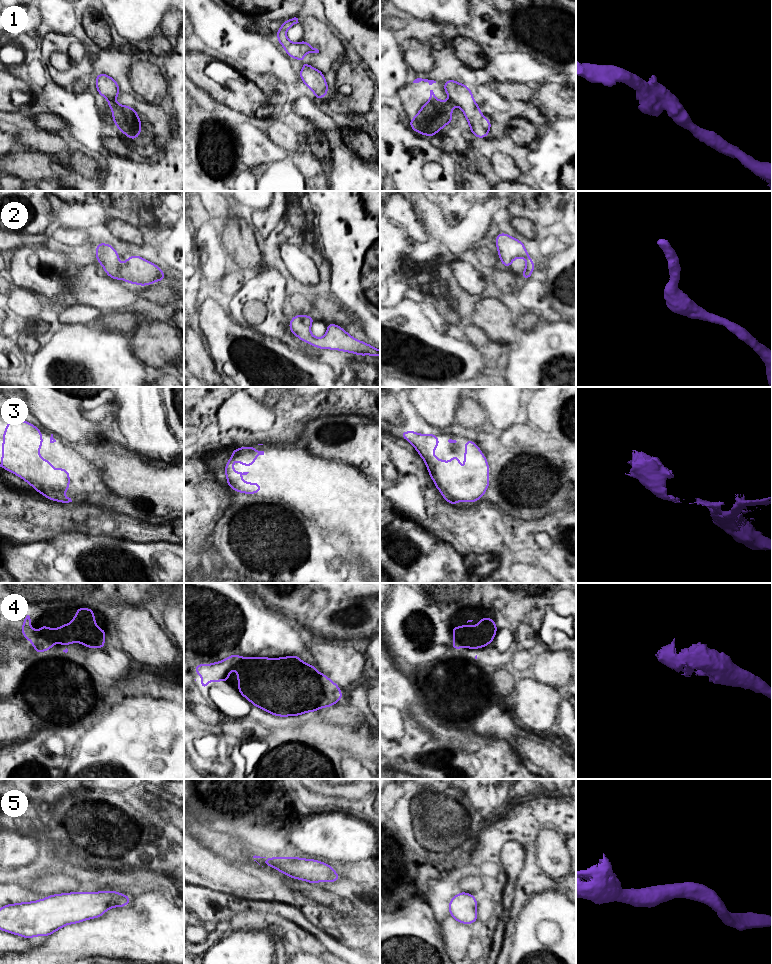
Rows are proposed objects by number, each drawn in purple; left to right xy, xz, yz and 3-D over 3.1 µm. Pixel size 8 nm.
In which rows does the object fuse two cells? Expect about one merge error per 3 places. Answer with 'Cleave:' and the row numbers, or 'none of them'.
Cleave: 1

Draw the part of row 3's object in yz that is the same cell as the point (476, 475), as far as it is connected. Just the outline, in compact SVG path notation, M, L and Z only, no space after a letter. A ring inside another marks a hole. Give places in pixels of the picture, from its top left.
M401 431L400 437L408 440L424 460L435 487L447 502L457 506L458 501L476 502L489 487L489 464L476 443L465 440L465 482L459 479L459 455L450 461L437 459L433 451L439 447L435 434Z

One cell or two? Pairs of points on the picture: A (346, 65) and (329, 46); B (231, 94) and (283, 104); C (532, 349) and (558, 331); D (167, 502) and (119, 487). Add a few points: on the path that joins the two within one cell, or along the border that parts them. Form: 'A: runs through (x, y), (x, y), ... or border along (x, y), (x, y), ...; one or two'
A: border along (347, 58), (335, 68); two
B: border along (266, 96), (273, 108), (273, 112), (260, 119); two
C: runs through (538, 349), (552, 337); one
D: runs through (155, 491), (144, 491), (139, 487), (131, 487); one

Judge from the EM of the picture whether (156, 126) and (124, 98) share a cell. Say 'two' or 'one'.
one

